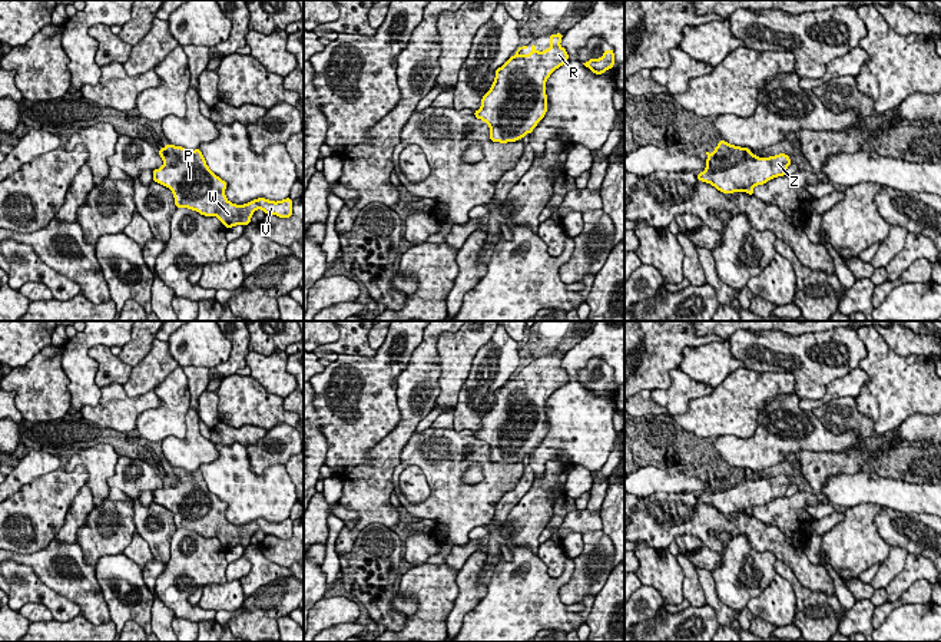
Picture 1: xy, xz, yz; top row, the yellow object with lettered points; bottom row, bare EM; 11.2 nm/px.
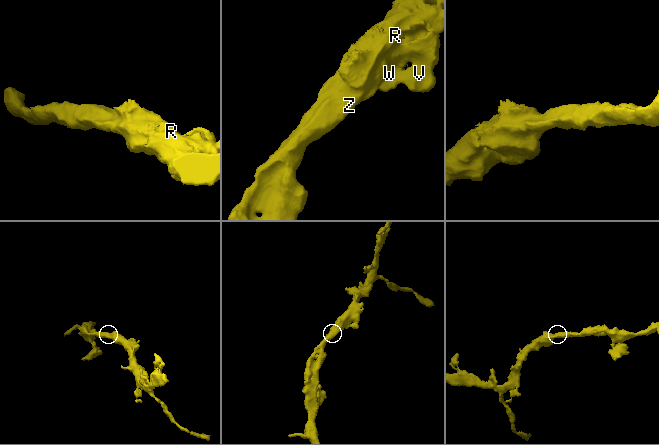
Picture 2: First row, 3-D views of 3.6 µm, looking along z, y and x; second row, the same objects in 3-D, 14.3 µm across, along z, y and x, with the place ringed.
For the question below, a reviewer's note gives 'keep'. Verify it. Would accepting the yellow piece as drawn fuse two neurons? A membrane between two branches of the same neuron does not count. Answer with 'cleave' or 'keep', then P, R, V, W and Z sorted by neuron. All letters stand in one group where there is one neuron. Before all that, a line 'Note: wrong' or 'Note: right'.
Note: right
keep | P R V W Z

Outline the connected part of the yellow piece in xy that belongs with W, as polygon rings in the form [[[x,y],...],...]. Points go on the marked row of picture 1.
[[[168,143],[158,153],[163,166],[155,169],[153,182],[173,192],[176,208],[188,208],[205,216],[216,216],[226,229],[235,225],[249,225],[256,209],[279,218],[292,216],[292,199],[254,199],[245,205],[235,205],[225,196],[226,182],[216,176],[206,165],[201,149],[188,150]]]

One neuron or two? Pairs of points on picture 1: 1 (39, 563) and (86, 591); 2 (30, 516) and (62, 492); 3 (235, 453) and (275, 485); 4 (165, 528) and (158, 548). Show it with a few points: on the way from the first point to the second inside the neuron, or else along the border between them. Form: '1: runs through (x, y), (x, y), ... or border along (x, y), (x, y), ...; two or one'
1: runs through (50, 571), (62, 579), (75, 581); one
2: runs through (37, 509), (55, 492); one
3: runs through (238, 466), (257, 485), (262, 485); one
4: runs through (161, 532), (159, 543); one

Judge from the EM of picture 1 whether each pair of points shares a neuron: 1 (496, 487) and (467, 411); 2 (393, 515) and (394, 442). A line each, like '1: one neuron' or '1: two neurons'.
1: two neurons
2: one neuron

